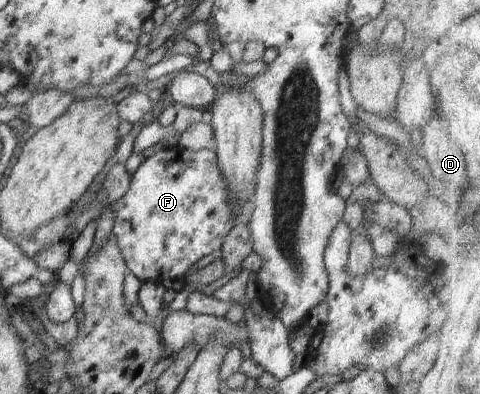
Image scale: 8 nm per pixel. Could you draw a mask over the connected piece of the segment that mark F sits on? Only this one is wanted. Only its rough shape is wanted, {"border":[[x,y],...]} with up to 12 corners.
{"border":[[164,148],[111,209],[128,270],[184,279],[239,221],[215,151]]}

